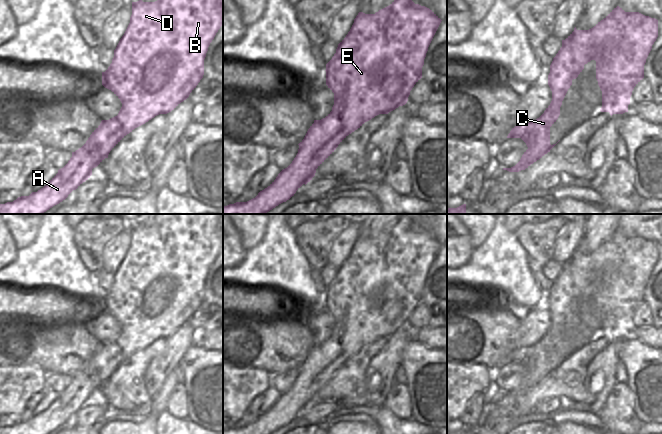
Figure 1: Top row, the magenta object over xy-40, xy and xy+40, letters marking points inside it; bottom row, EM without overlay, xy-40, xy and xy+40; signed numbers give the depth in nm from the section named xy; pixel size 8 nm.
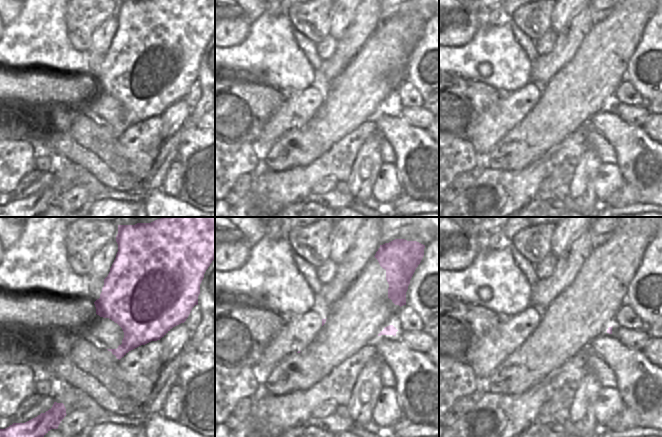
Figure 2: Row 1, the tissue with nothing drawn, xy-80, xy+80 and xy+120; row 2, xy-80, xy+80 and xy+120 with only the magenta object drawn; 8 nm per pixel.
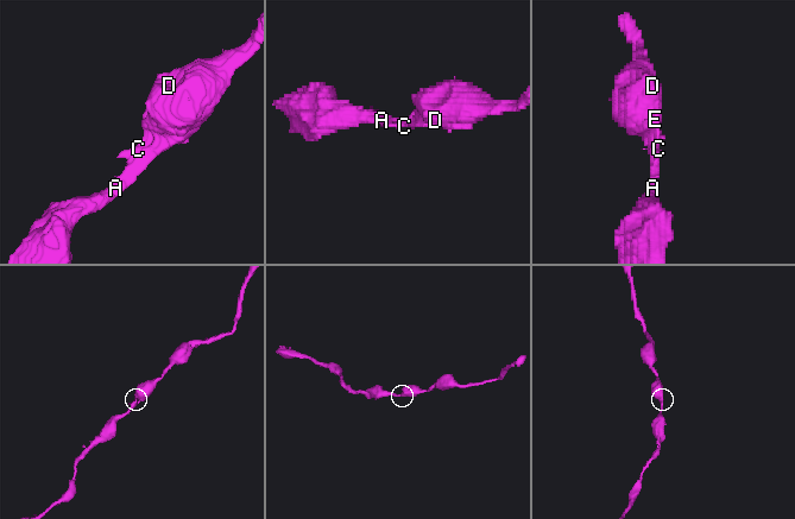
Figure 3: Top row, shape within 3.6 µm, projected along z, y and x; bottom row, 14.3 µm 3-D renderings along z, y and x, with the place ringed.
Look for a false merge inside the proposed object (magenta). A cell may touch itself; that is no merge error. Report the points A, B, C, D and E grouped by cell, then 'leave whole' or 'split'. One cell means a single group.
A B C D E | leave whole

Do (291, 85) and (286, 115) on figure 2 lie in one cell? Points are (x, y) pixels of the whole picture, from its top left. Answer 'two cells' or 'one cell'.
two cells

